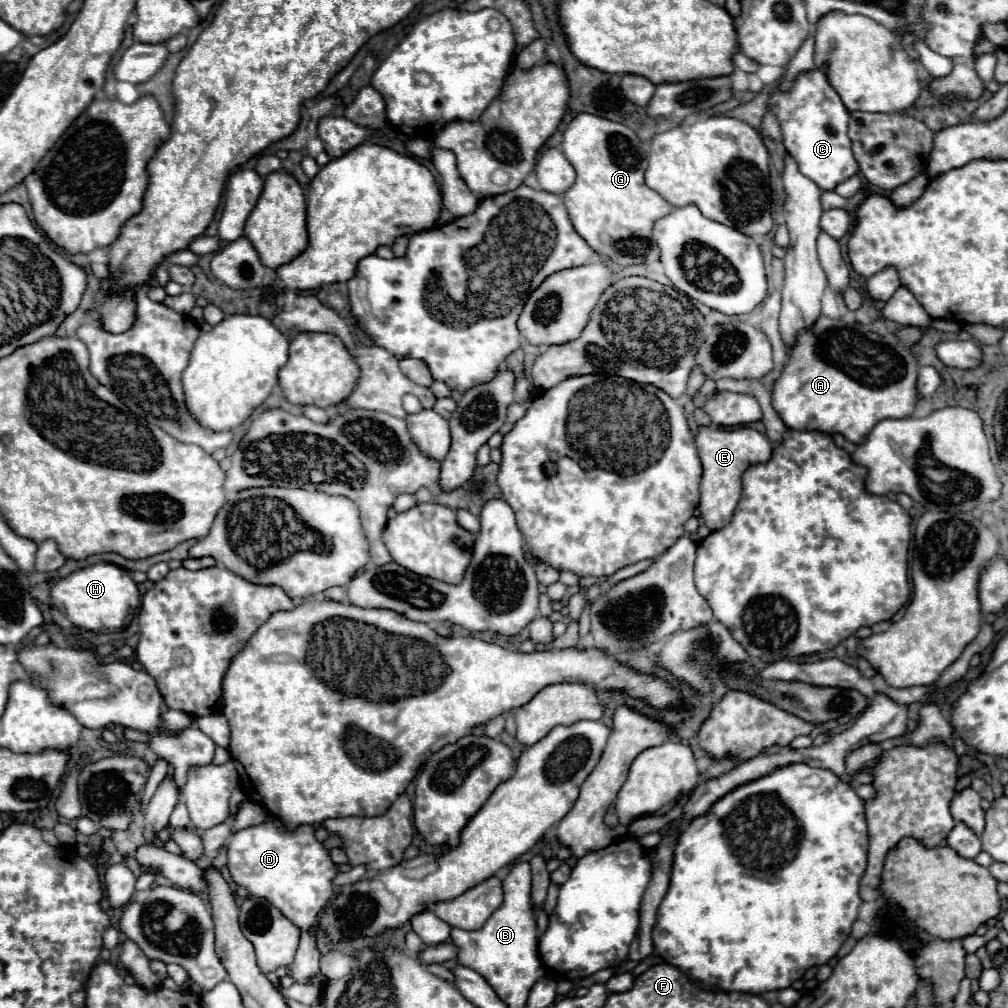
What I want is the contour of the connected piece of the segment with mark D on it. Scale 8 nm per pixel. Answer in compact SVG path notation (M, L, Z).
M267 814L267 820L235 832L227 844L227 868L237 886L247 888L255 898L269 900L301 930L299 948L291 966L297 982L309 984L315 976L315 986L323 988L327 978L319 972L317 940L311 934L311 926L317 922L317 914L333 896L333 878L339 874L337 864L331 860L329 850L315 838L313 826L297 826L281 830L275 824L275 816Z

